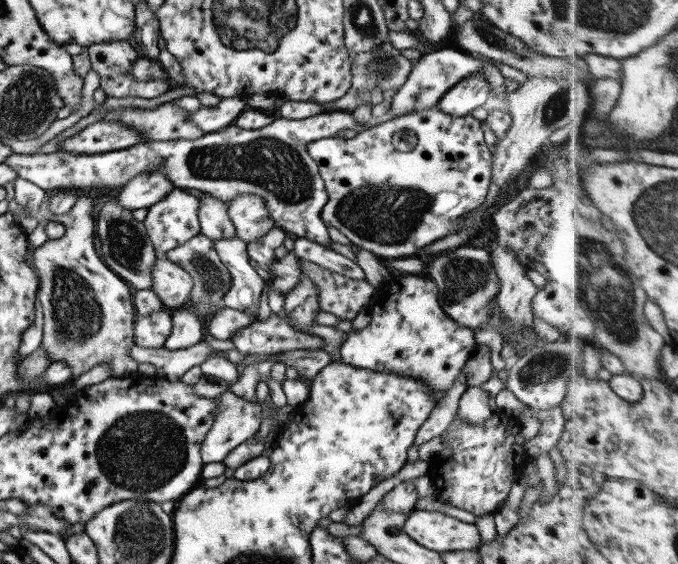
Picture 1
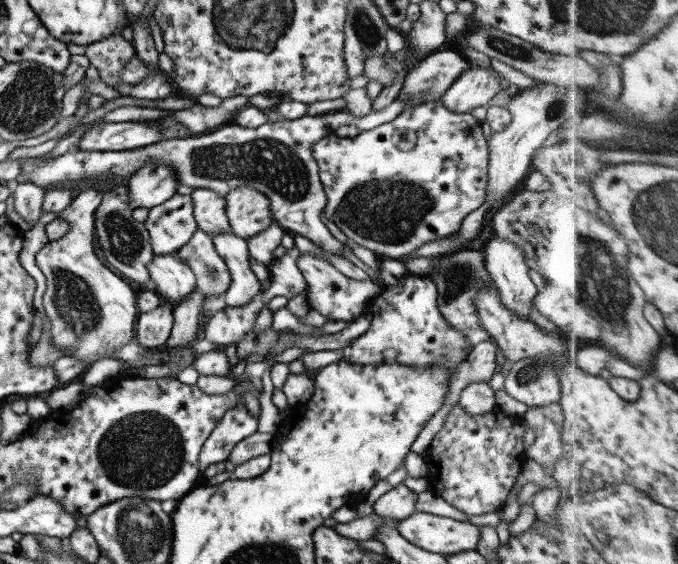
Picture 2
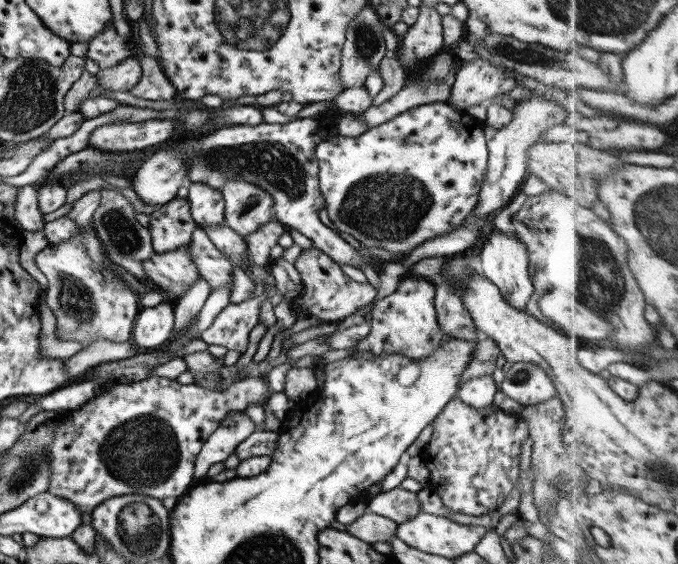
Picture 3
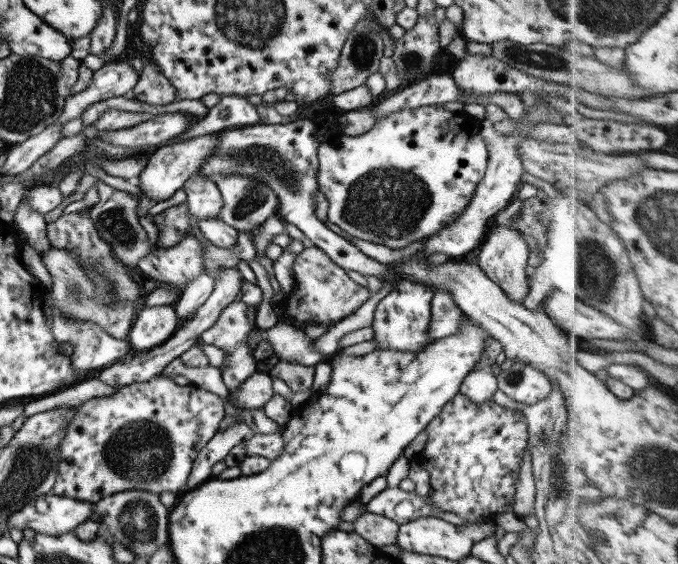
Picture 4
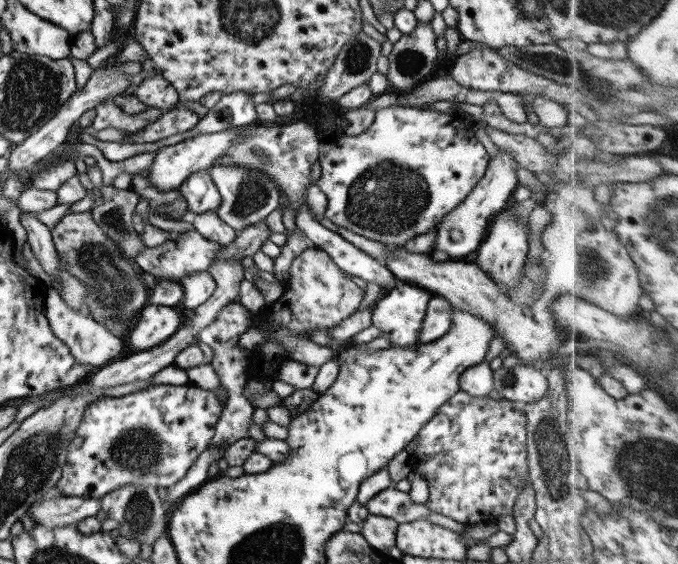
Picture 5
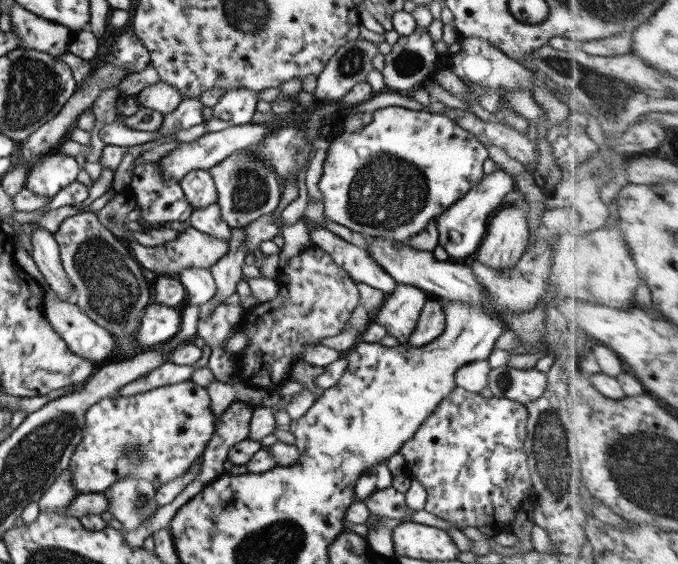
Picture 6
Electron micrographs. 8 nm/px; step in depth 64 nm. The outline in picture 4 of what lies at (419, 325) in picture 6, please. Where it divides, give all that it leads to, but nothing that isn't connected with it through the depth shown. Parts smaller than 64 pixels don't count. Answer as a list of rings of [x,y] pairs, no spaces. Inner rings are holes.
[[[434,290],[430,310],[431,317],[429,317],[427,336],[433,341],[457,333],[459,325],[467,319],[467,316],[455,306],[453,298],[446,291]]]

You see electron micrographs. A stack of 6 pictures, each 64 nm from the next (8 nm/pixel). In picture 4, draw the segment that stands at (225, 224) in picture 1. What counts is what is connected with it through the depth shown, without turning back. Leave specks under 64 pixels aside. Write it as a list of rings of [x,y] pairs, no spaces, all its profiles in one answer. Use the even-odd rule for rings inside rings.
[[[194,173],[182,186],[187,212],[199,219],[219,218],[222,200],[219,190],[203,173]]]

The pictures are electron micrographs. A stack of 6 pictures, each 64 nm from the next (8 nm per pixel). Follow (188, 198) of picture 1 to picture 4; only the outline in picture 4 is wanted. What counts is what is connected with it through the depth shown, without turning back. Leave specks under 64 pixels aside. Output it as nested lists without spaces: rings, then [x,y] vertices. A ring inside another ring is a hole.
[[[186,202],[170,206],[151,217],[157,227],[155,247],[176,245],[189,234],[189,219]]]

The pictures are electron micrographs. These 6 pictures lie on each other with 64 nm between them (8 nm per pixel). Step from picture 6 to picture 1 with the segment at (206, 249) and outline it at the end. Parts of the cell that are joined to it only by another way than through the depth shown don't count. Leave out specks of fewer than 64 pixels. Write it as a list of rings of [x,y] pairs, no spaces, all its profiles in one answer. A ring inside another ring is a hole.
[[[164,256],[157,257],[151,267],[151,290],[165,308],[177,309],[186,304],[194,286],[185,269],[171,263]]]

